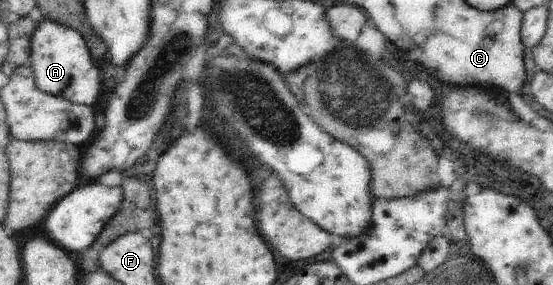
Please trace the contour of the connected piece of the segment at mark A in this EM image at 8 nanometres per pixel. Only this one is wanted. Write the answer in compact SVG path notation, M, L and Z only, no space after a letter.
M44 18L32 37L29 64L34 72L36 87L44 93L62 97L86 107L90 107L100 95L102 81L100 81L98 65L92 62L92 56L84 38L71 27L45 21Z

